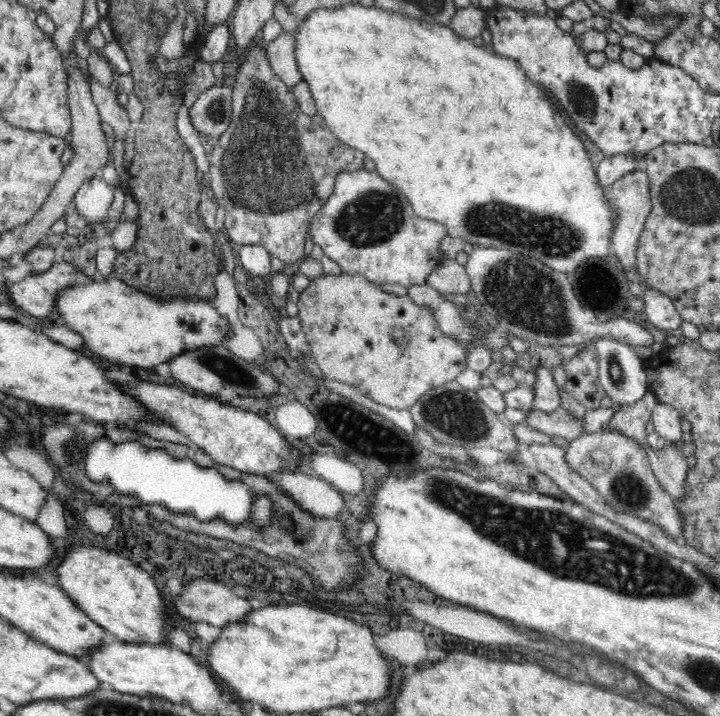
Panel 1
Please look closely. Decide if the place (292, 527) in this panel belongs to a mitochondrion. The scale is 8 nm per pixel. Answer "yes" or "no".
no

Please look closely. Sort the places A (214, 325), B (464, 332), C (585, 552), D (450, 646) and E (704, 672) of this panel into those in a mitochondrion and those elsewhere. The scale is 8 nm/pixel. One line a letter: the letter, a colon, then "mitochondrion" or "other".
A: mitochondrion
B: mitochondrion
C: mitochondrion
D: other
E: mitochondrion

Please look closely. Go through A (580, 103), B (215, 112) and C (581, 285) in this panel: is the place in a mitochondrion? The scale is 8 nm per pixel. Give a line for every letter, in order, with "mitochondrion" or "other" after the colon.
A: mitochondrion
B: mitochondrion
C: mitochondrion

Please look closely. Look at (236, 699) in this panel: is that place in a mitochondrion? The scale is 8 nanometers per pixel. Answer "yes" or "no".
no

